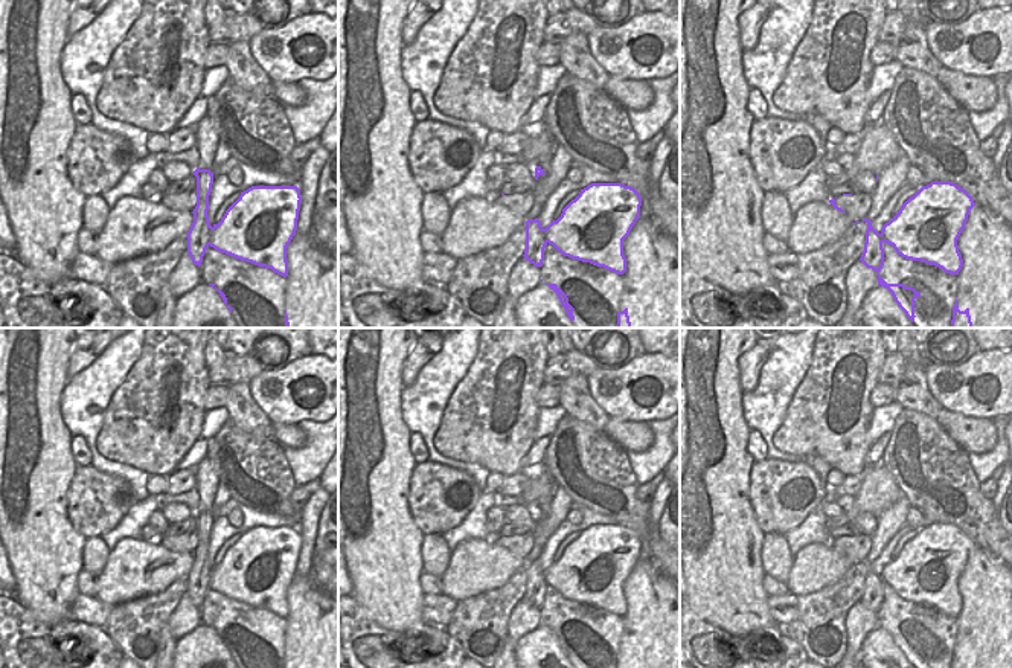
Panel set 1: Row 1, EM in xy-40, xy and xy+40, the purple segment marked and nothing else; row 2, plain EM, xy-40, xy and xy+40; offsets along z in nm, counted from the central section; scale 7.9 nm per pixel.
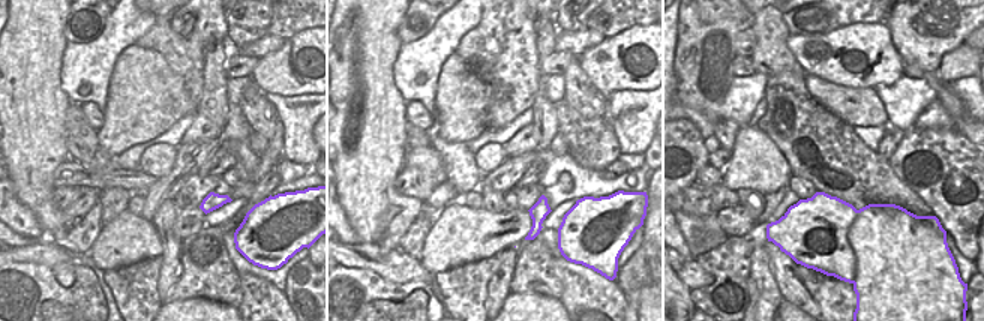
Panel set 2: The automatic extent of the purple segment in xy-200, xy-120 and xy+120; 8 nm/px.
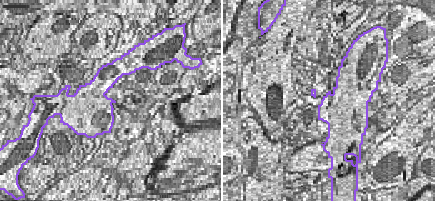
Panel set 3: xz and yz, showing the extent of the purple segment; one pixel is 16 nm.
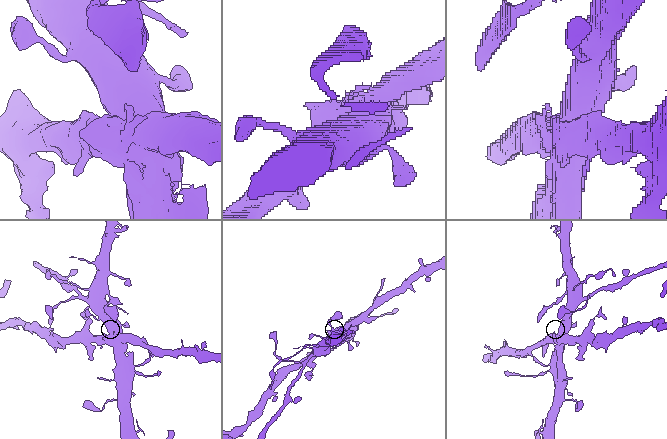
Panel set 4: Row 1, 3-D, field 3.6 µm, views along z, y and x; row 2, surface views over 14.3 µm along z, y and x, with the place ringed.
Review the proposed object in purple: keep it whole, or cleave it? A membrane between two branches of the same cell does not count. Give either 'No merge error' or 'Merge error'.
Merge error

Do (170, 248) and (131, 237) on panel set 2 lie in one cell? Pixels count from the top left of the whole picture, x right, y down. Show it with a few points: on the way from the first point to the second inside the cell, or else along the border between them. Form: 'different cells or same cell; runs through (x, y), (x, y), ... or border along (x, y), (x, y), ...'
different cells; border along (150, 222), (159, 237), (161, 257)

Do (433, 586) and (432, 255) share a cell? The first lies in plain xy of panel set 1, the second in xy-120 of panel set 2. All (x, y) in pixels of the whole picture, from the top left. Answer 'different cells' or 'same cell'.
different cells

